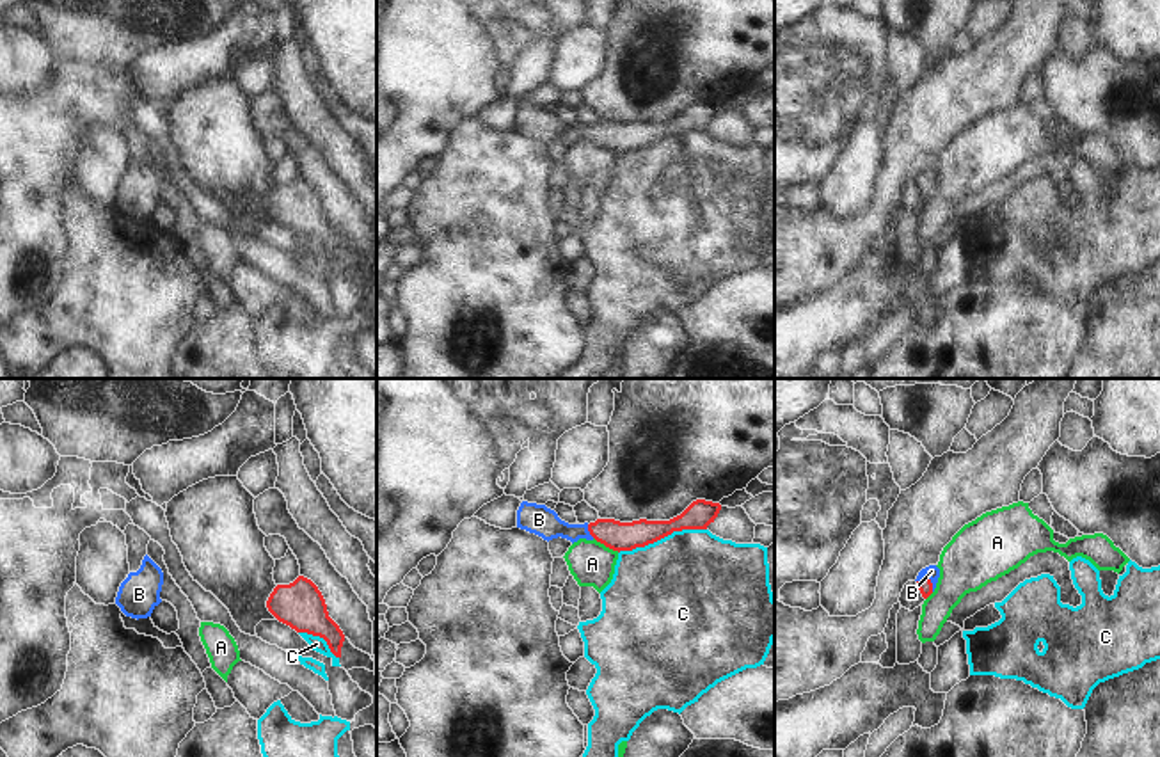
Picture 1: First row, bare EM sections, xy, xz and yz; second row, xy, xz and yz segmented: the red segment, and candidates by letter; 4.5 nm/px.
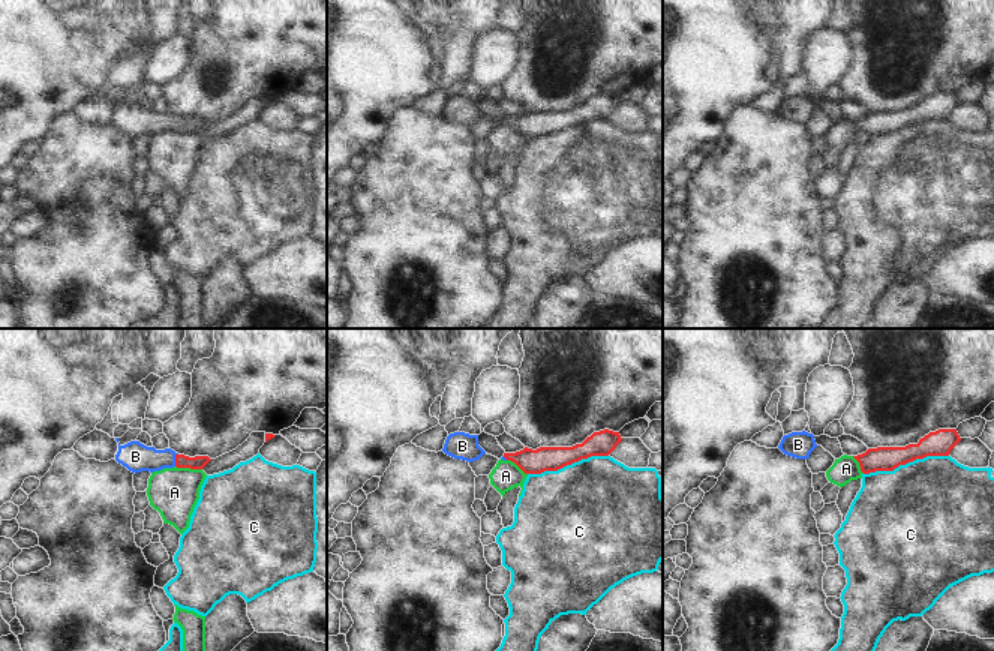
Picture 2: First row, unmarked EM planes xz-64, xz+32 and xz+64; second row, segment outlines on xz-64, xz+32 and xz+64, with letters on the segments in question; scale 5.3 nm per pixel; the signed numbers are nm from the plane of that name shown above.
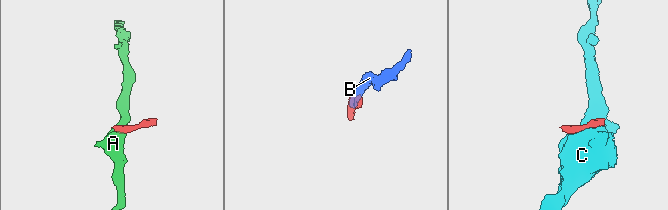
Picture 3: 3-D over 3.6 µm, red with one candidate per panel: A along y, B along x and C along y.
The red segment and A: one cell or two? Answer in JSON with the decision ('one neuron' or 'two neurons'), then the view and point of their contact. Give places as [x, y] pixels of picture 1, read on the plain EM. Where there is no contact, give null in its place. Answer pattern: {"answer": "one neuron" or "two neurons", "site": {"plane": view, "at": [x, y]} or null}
{"answer": "two neurons", "site": {"plane": "xz", "at": [606, 148]}}

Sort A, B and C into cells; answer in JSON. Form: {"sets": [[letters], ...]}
{"sets": [["A"], ["B"], ["C"]]}

